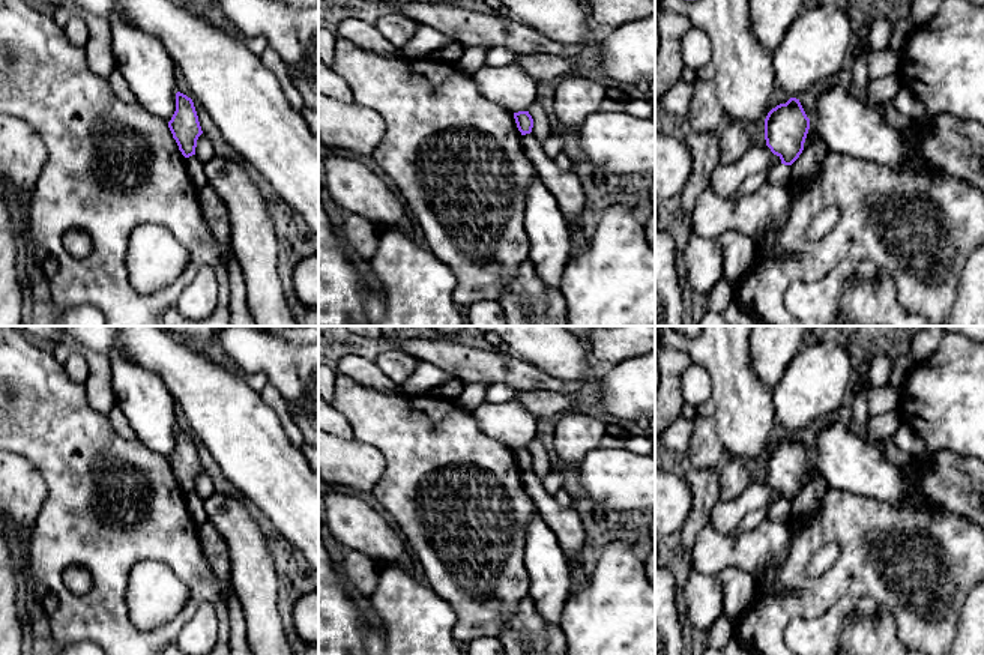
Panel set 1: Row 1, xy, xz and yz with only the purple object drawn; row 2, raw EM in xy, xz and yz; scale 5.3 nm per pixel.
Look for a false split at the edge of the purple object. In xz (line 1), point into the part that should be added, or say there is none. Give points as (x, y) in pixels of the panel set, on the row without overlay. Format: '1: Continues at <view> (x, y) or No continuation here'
1: No continuation here

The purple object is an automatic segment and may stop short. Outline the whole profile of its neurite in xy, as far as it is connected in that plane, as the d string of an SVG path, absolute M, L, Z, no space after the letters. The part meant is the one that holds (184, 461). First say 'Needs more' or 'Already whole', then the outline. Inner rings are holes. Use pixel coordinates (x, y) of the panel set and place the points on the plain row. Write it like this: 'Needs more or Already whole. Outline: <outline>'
Already whole. Outline: M176 430L176 448L168 464L185 494L195 491L197 476L203 470L194 439L186 431Z

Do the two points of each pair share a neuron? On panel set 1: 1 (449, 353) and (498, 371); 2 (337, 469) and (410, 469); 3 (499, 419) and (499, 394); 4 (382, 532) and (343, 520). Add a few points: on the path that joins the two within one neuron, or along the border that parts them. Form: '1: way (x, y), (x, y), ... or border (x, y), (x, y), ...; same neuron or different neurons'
1: way (461, 361), (485, 367); same neuron
2: border (361, 442), (373, 445), (385, 461), (370, 490); different neurons
3: border (514, 397), (505, 401), (485, 401); different neurons
4: way (373, 532), (352, 522); same neuron

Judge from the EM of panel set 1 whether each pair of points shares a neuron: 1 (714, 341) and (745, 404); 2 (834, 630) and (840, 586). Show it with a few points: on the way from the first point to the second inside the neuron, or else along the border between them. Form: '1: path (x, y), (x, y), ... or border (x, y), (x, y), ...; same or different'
1: path (726, 356), (735, 389); same
2: border (873, 598), (842, 597), (822, 615), (808, 618); different

